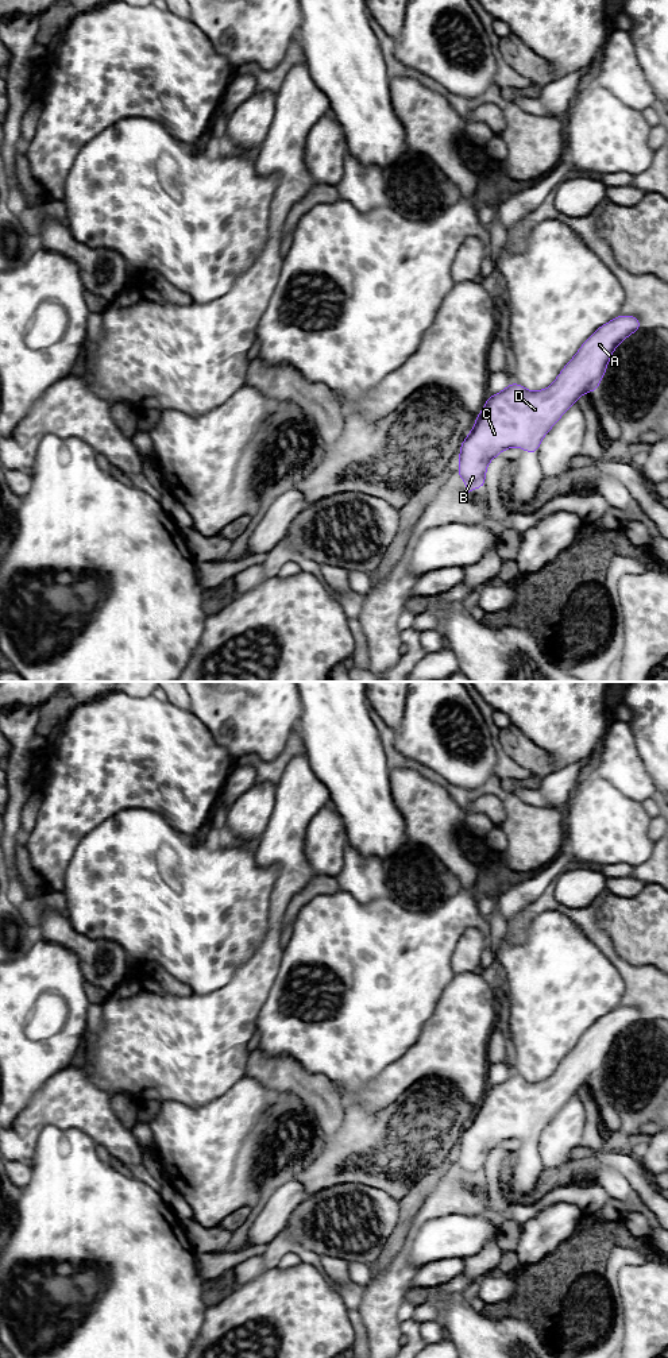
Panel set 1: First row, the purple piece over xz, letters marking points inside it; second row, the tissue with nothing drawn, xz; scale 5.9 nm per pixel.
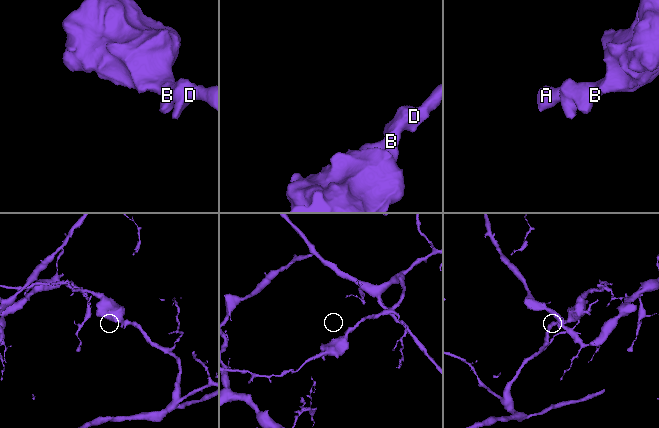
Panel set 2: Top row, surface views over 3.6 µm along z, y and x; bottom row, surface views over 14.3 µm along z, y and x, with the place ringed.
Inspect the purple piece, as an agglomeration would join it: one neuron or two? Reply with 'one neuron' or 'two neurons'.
one neuron

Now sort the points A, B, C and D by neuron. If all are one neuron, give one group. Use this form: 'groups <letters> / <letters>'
groups A B C D

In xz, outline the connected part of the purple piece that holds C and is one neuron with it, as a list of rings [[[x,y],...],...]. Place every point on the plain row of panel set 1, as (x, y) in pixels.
[[[621,1004],[599,1018],[580,1037],[579,1042],[547,1080],[530,1083],[513,1072],[505,1081],[489,1088],[482,1103],[476,1107],[474,1119],[459,1139],[460,1154],[456,1165],[467,1176],[464,1187],[475,1180],[487,1177],[484,1172],[487,1157],[503,1141],[521,1138],[526,1145],[536,1145],[544,1127],[578,1089],[584,1084],[598,1081],[614,1041],[638,1021],[641,1021],[640,1008]]]

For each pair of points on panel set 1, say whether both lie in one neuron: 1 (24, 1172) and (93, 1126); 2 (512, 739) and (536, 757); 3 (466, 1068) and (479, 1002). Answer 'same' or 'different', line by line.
1: different
2: same
3: same

